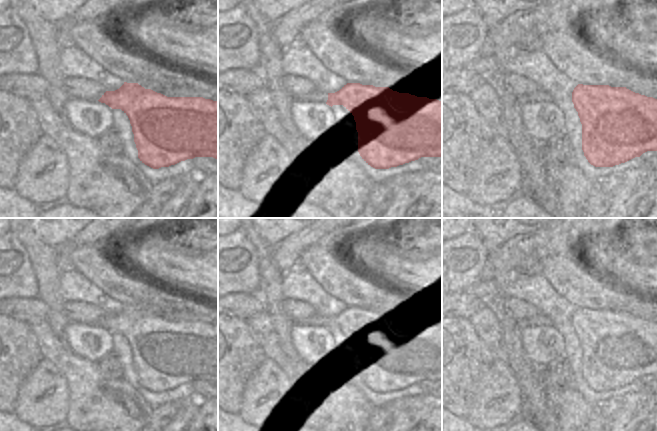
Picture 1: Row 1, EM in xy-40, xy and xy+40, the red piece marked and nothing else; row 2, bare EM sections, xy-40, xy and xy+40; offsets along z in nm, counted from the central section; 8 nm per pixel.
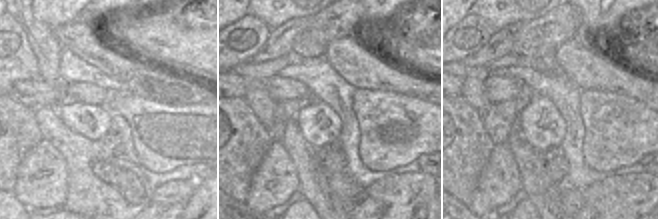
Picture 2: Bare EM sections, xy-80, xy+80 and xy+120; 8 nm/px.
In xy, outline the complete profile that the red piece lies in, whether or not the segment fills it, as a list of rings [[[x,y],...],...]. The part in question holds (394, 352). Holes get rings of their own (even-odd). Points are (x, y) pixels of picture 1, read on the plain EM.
[[[347,307],[335,317],[313,315],[303,325],[326,327],[329,330],[343,329],[353,340],[358,356],[358,376],[362,383],[375,393],[397,391],[421,381],[442,381],[442,326],[409,317],[399,317],[389,311],[375,311],[360,307]]]

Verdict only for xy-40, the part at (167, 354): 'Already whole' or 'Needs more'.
Already whole

